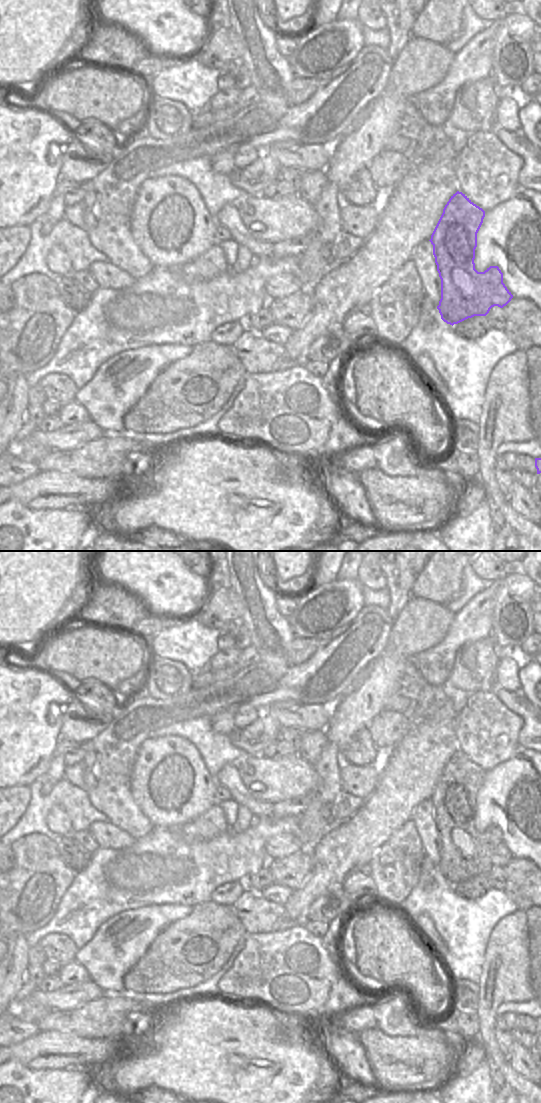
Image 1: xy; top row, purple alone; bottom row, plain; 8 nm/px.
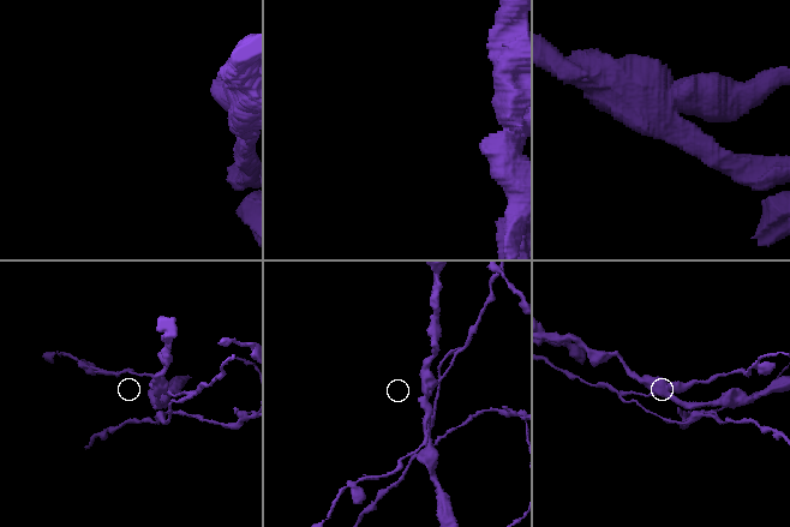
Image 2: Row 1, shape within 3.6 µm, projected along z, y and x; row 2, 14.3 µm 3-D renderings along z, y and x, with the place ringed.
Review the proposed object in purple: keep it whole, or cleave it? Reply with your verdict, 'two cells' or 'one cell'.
two cells

